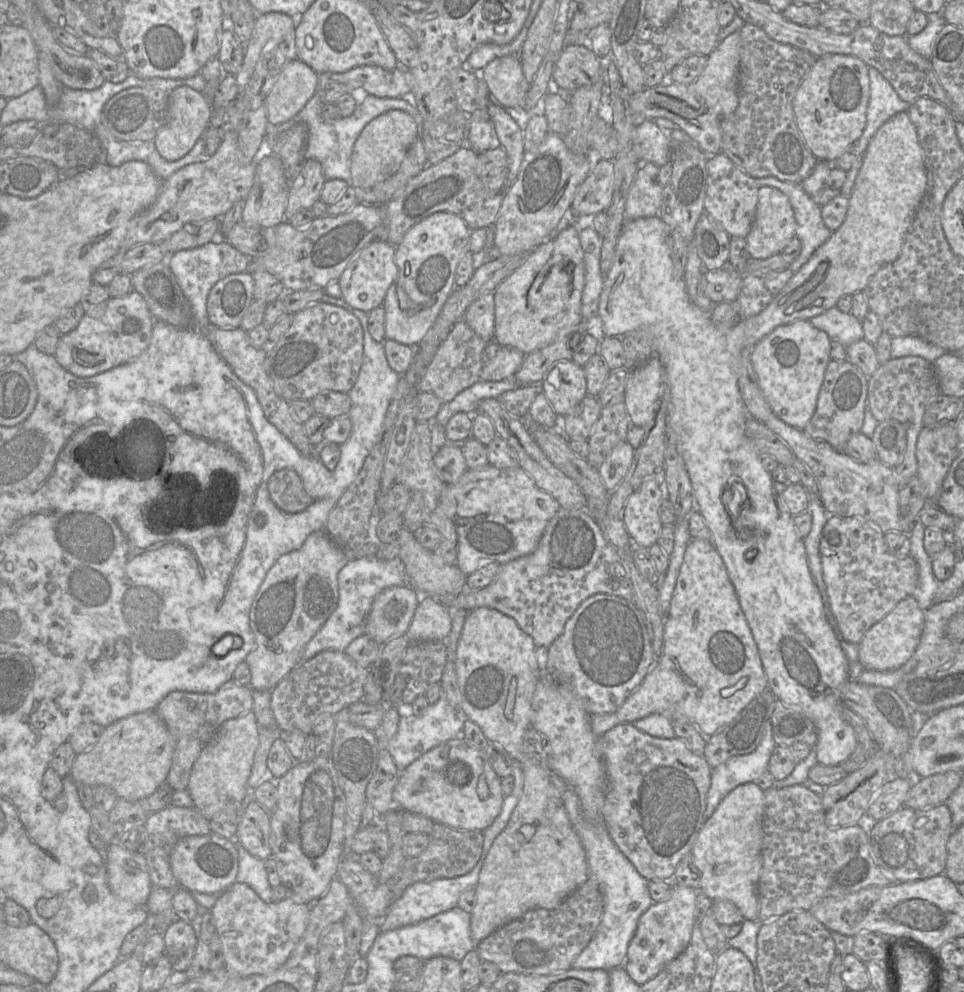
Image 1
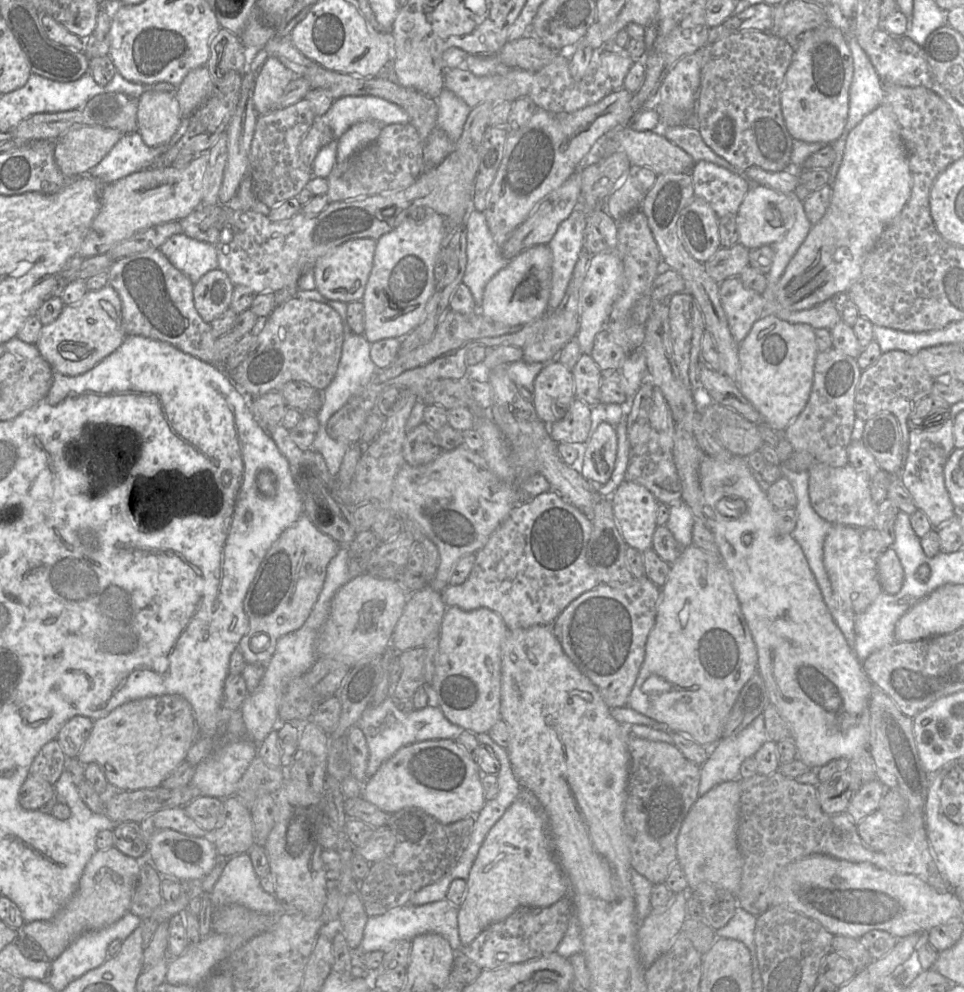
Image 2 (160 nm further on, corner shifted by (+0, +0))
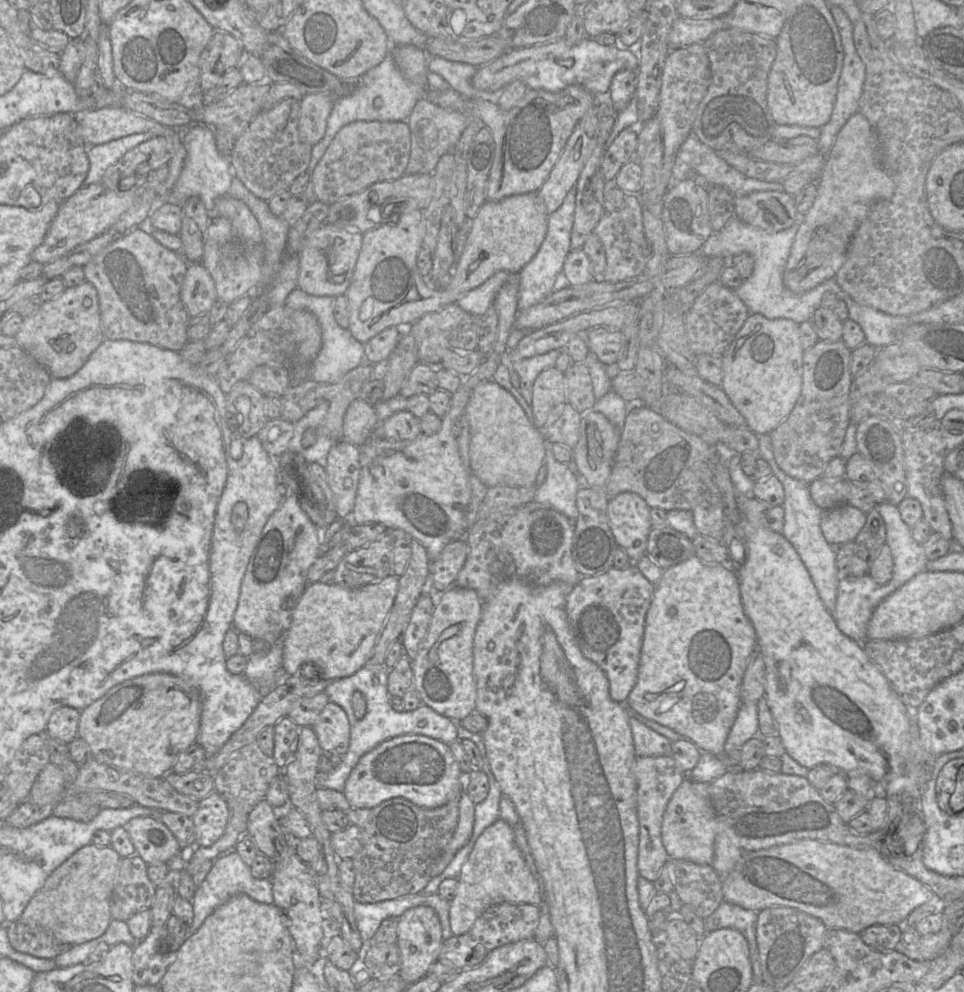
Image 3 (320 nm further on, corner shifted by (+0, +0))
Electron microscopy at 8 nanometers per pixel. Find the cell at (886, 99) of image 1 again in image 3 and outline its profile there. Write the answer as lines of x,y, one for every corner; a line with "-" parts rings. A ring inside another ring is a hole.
835,5
829,7
832,17
837,25
844,51
843,66
838,80
837,92
829,121
820,128
820,137
816,140
819,152
826,156
832,148
836,137
846,121
858,111
859,100
865,81
865,66
860,59
853,42
853,23
844,11

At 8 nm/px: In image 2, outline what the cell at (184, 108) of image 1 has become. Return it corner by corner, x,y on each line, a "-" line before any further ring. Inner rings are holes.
148,91
139,98
137,131
149,147
167,143
177,131
182,118
179,103
171,92

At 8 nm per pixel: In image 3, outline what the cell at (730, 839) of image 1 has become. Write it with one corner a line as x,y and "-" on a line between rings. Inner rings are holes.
687,774
669,800
661,827
662,843
669,859
688,860
702,865
711,864
717,824
707,784
693,781

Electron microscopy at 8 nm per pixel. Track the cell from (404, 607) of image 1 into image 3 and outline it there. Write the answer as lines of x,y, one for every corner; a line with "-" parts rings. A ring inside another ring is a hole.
394,574
358,588
346,588
320,581
308,584
295,602
291,623
282,636
284,673
294,675
305,662
317,663
323,669
325,680
345,678
357,672
373,656
383,622
393,606
398,587
399,577

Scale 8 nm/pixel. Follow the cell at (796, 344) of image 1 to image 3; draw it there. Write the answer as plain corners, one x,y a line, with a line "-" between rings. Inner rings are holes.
750,314
722,356
722,390
756,435
769,435
794,410
803,385
803,355
799,324

